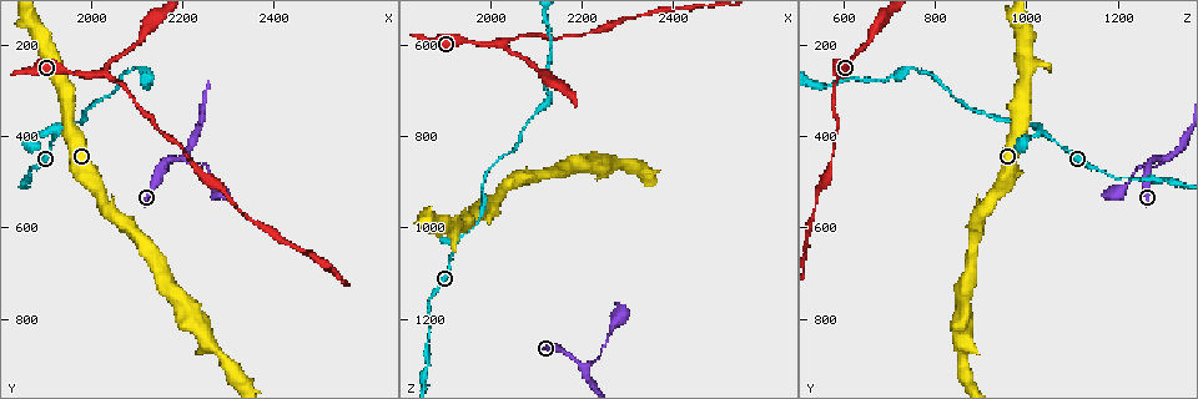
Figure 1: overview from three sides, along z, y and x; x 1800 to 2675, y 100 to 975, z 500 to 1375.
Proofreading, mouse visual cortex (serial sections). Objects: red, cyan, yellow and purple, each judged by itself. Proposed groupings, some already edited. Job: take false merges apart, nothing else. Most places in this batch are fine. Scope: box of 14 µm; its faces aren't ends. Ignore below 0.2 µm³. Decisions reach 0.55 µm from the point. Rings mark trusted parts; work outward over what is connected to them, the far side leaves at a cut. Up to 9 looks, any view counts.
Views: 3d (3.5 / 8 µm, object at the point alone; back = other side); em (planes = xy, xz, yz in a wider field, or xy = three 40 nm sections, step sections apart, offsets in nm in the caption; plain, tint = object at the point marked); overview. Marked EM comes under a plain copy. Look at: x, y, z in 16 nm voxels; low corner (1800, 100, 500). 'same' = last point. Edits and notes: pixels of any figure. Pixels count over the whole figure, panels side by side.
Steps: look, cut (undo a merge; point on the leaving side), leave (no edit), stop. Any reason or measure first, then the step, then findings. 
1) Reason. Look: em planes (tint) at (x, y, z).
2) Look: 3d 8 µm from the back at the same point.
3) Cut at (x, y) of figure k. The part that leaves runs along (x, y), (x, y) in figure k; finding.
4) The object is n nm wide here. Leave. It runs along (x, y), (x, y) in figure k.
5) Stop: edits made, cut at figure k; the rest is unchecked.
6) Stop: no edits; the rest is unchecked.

A narrow waist. Look: 3d 8 µm at (2125, 275, 700).

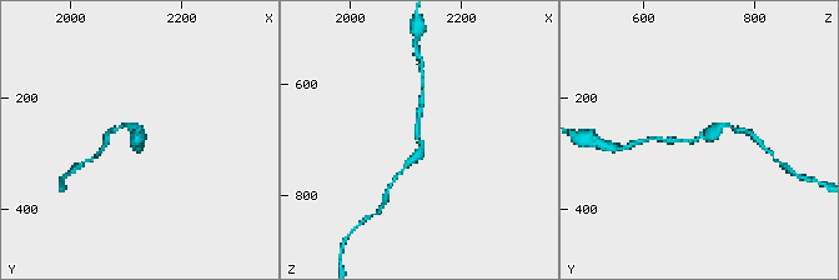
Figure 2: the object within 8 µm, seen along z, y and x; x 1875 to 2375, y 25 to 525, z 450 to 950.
Zoom in. Look: 3d 3.5 µm from the back at (2125, 270, 705).

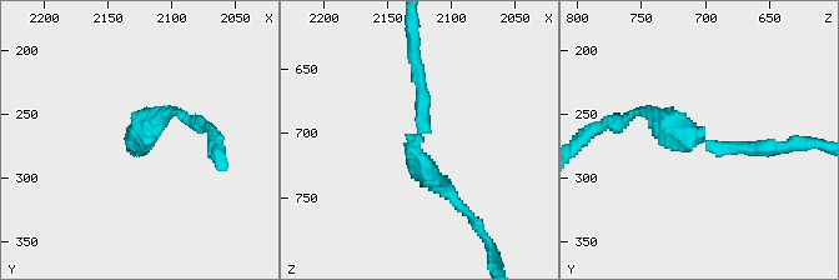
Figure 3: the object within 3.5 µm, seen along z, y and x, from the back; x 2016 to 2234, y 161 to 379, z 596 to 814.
The arms are 200, 250 nm wide. Look: em xy step 2 (tint) at (2128, 272, 700).

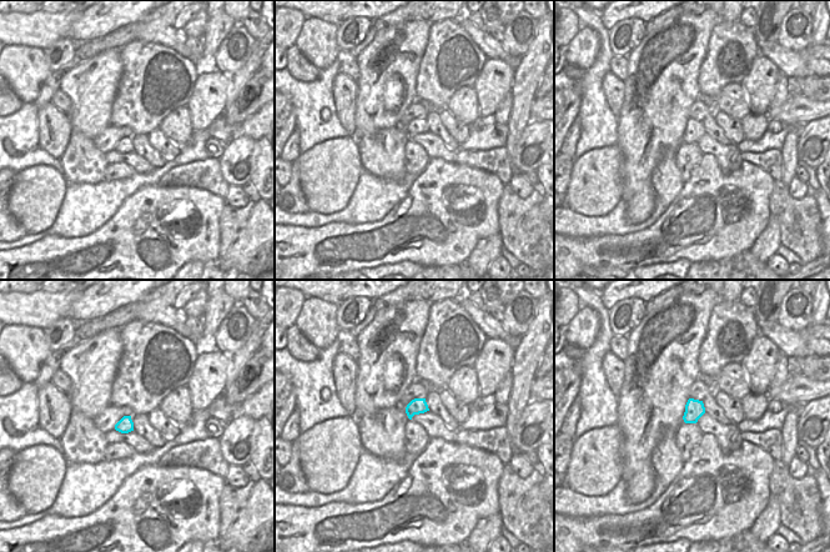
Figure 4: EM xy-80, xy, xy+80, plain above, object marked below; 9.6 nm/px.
Leave. It runs along (450, 193), (415, 158), (415, 49) in figure 3; continuous, no second cell.

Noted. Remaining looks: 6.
Three arms meet. Look: 3d 3.5 µm at (2025, 265, 595).

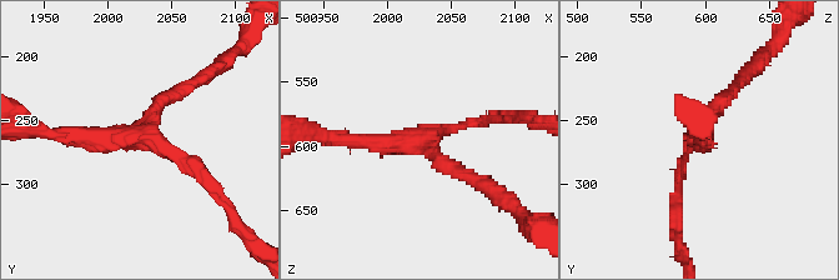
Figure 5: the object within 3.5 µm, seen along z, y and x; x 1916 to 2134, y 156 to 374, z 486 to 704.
Now the EM. Look: em xy step 1 (tint) at (2022, 264, 598).

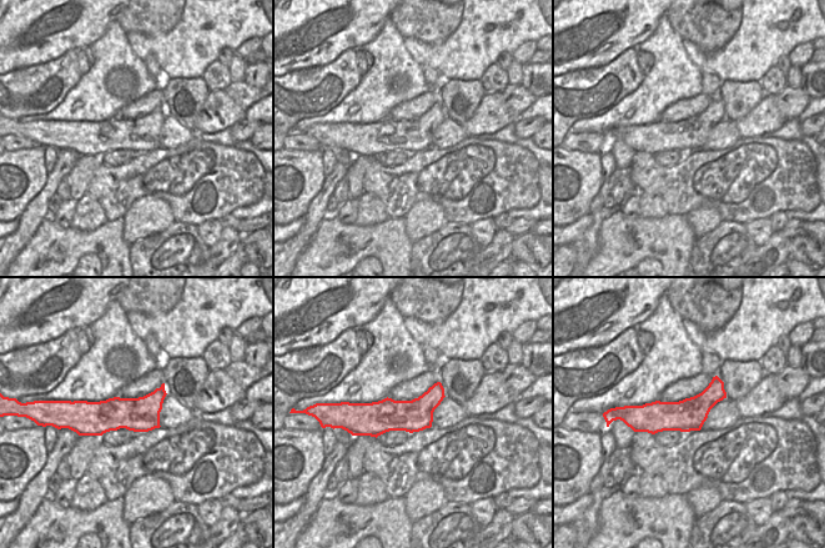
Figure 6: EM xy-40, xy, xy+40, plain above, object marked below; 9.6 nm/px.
The object is 320 nm wide here. Leave. It runs along (49, 134), (149, 138), (206, 180) in figure 5; continuous, no second cell.

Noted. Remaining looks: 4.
Thin neck. Look: 3d 3.5 µm at (2200, 430, 580).

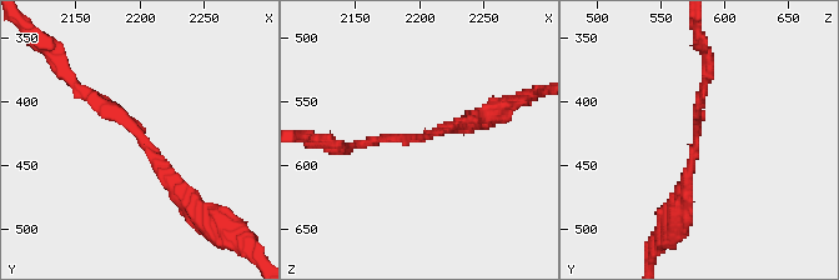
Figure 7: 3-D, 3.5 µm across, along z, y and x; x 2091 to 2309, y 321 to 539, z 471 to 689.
The arms are 150, 200 nm wide. Look: em xy step 3 (tint) at (2202, 432, 578).

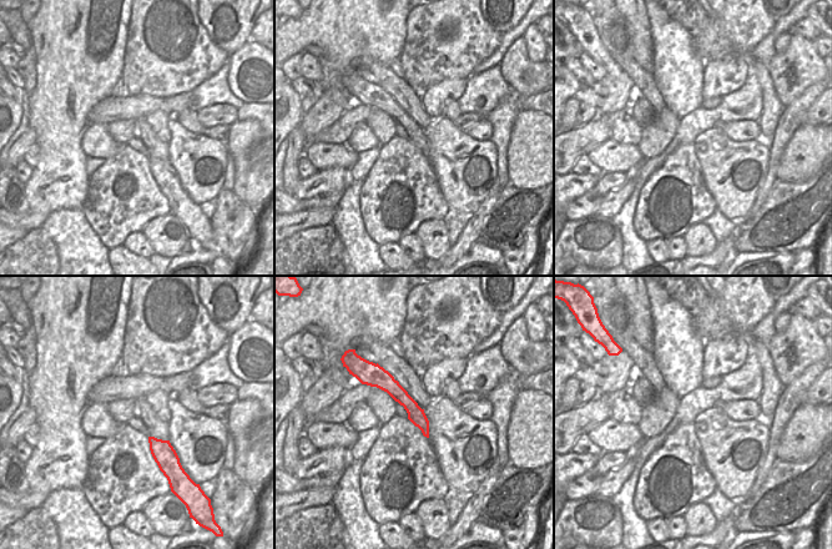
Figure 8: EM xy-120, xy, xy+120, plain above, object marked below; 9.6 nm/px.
Leave. It runs along (382, 373), (412, 407), (425, 432) in figure 8; continuous, no second cell.

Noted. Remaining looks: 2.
Calibre changes. Look: 3d 8 µm from the back at (2260, 855, 865).

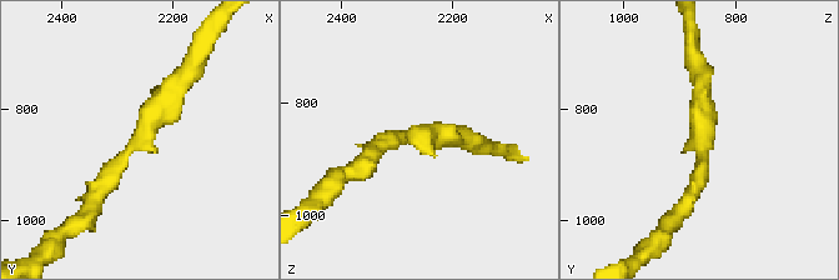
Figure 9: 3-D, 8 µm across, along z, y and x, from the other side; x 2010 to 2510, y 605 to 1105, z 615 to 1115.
Need the tissue. Look: em planes (tint) at (2265, 855, 860).

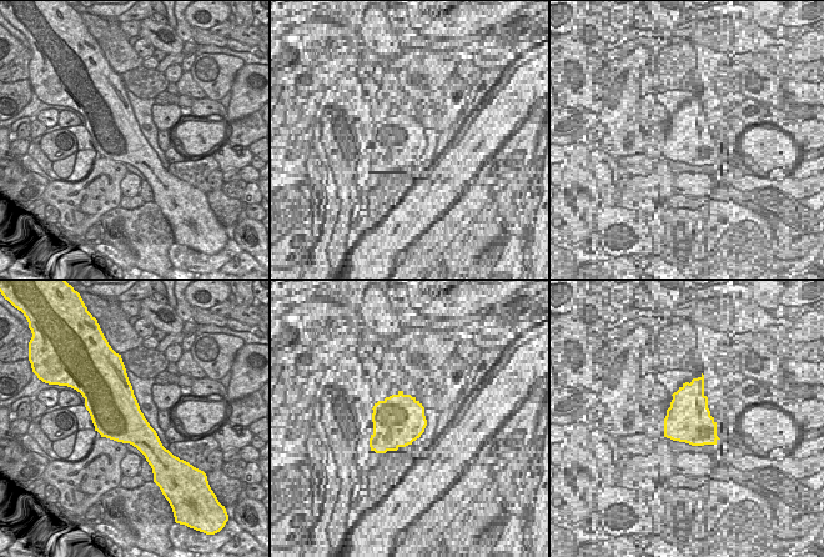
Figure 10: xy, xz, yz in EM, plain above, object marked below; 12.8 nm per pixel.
Leave. It runs along (157, 110), (146, 131), (114, 169) in figure 9; all the same cell.

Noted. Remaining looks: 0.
Stop: no edits; the rest is unchecked.

